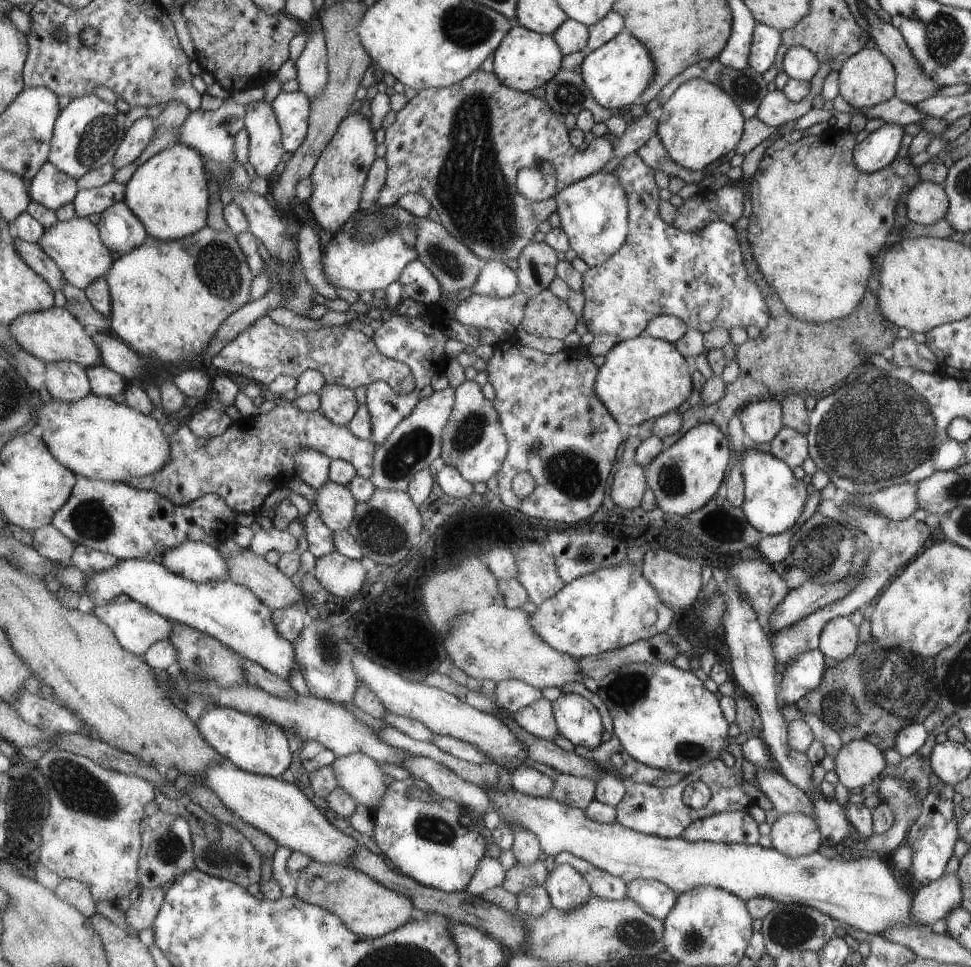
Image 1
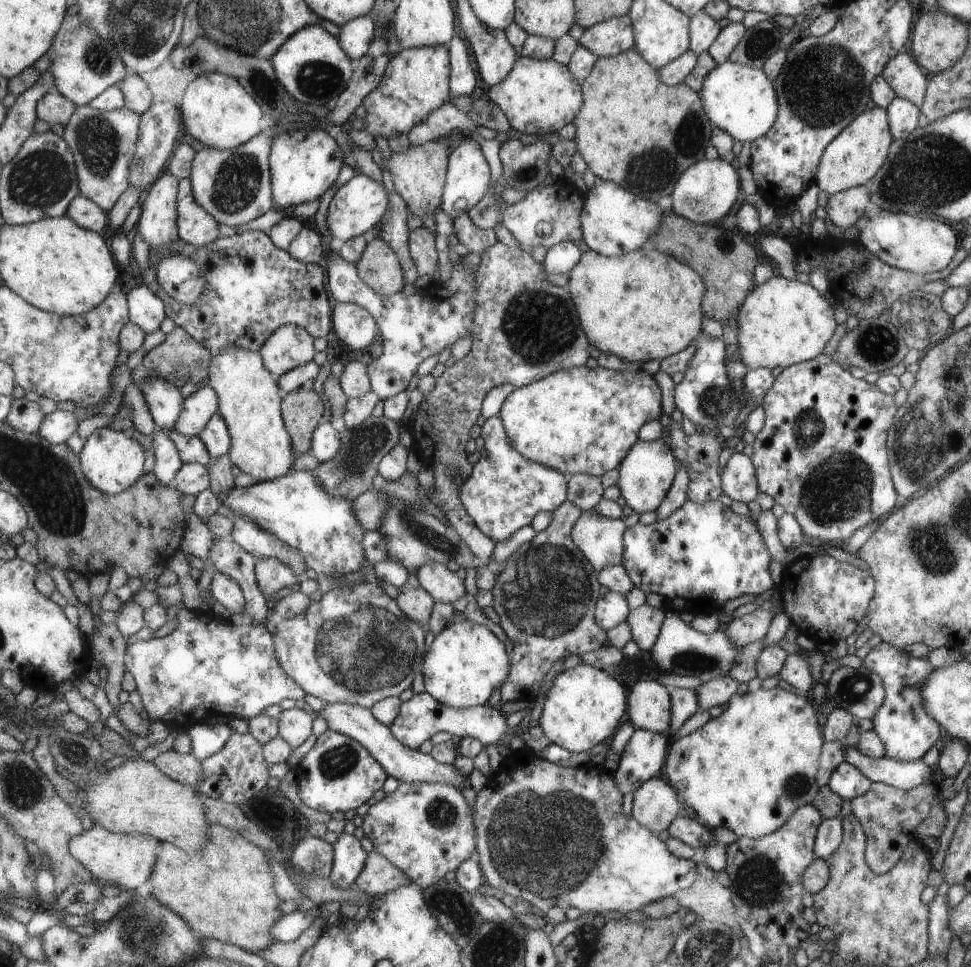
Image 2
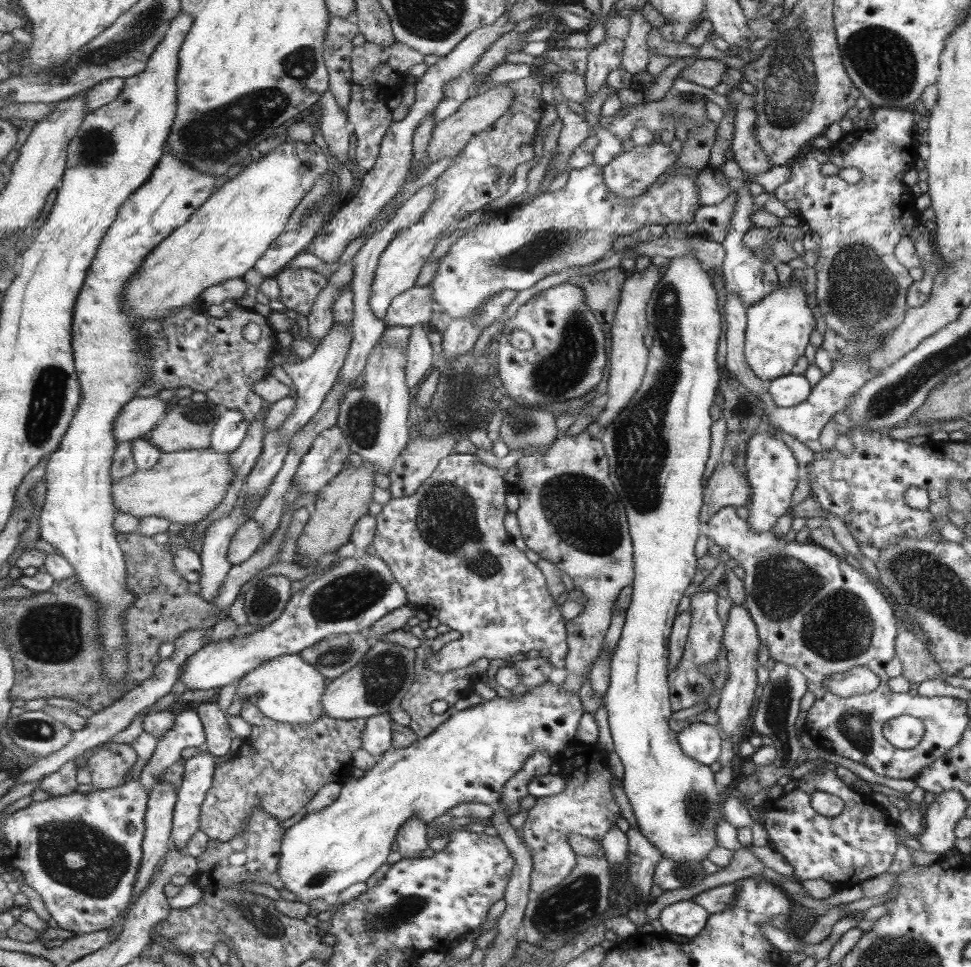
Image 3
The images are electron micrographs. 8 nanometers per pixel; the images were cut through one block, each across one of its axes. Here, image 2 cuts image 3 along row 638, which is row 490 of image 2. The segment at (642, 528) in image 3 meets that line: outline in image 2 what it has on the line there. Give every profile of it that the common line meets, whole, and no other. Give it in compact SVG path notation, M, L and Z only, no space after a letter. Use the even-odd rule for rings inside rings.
M663 438L652 441L639 440L634 443L632 450L619 464L617 486L621 492L621 502L625 507L642 514L655 511L661 506L662 501L669 494L669 488L673 486L677 476L676 472L678 472L676 458L672 451Z

